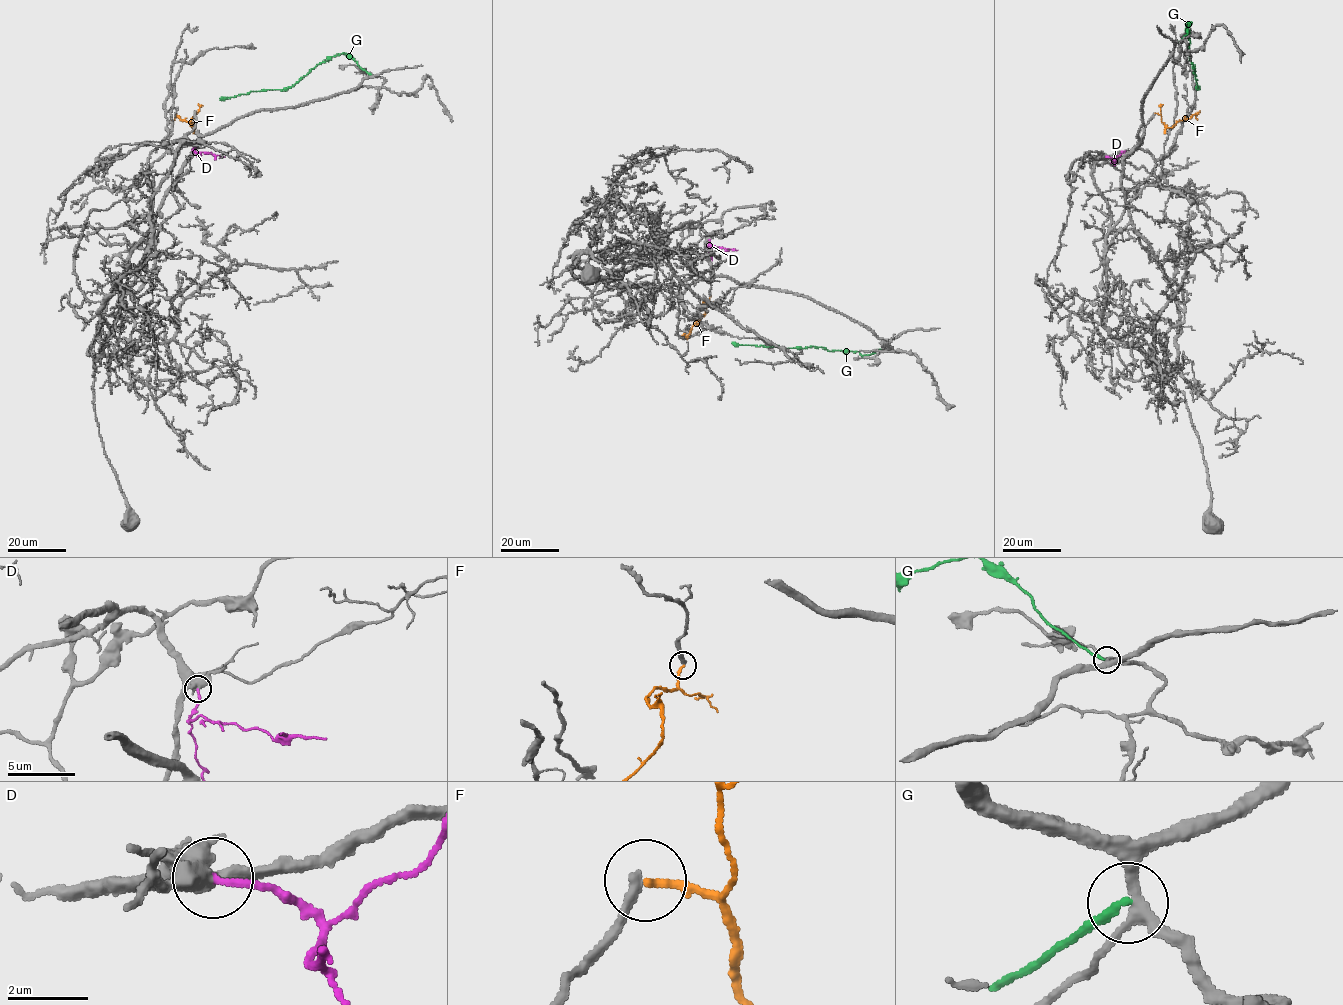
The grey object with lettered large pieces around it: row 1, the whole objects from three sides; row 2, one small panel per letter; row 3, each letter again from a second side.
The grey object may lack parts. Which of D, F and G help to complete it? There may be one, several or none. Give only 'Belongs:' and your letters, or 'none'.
Belongs: D

